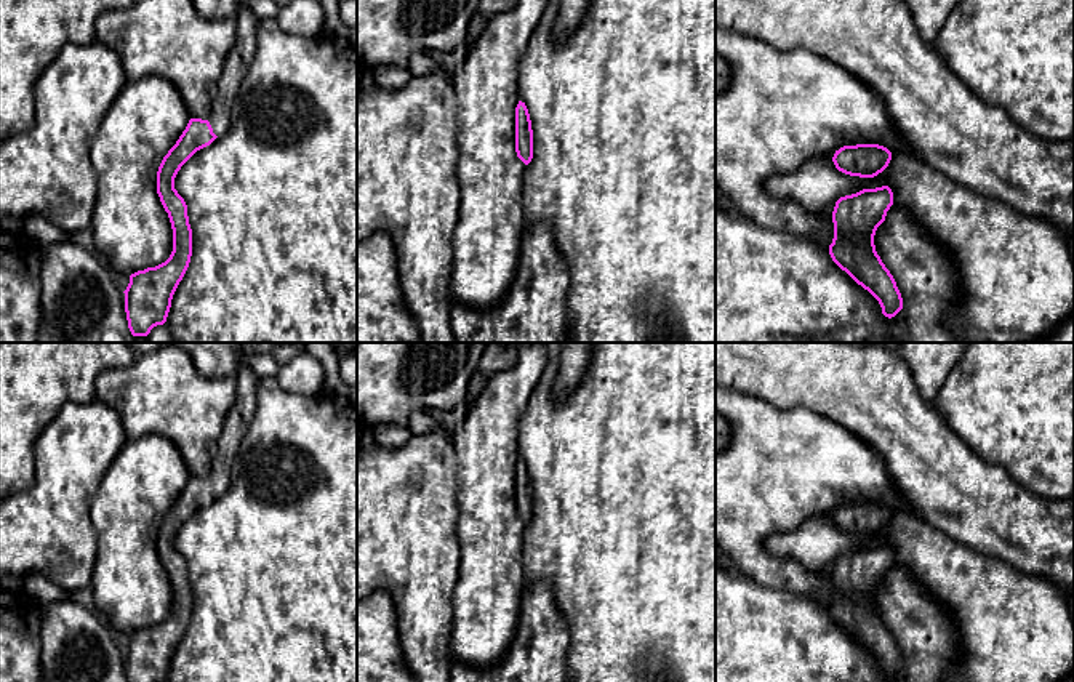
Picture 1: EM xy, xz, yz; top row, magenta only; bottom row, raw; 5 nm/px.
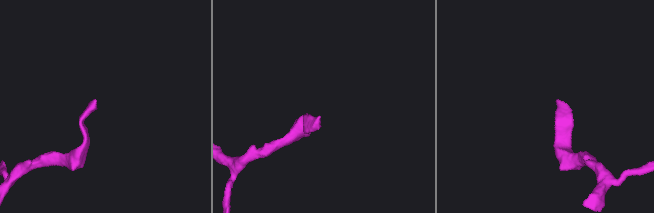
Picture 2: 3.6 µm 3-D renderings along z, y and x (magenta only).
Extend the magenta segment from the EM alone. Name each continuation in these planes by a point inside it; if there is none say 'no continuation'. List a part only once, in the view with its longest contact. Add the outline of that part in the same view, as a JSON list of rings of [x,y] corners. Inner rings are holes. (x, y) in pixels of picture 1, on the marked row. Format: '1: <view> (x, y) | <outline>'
1: xy (242, 53) | [[[240,6],[237,14],[237,38],[232,46],[218,83],[218,96],[211,104],[208,122],[216,136],[222,136],[229,128],[232,104],[240,83],[256,53],[256,32],[261,19],[248,8]]]

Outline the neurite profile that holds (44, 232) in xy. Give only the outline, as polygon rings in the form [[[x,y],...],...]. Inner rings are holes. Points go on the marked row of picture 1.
[[[35,215],[24,218],[22,232],[42,247],[48,247],[56,242],[64,242],[70,239],[67,232],[53,226],[45,218]]]

